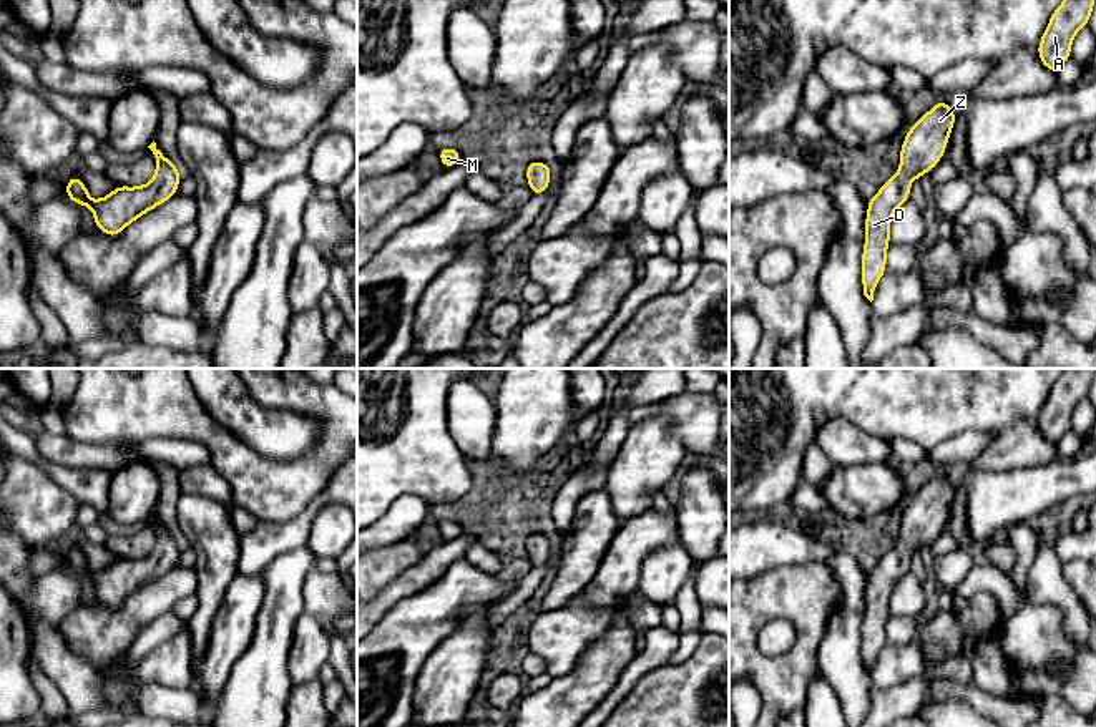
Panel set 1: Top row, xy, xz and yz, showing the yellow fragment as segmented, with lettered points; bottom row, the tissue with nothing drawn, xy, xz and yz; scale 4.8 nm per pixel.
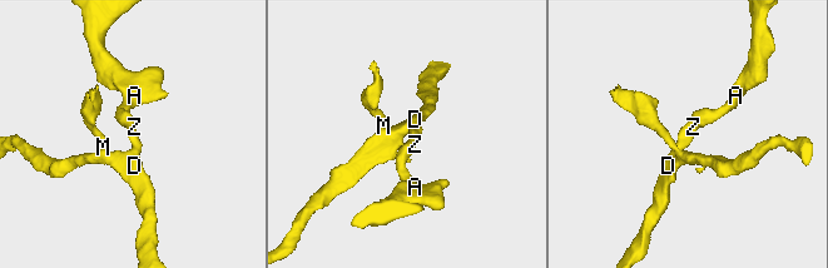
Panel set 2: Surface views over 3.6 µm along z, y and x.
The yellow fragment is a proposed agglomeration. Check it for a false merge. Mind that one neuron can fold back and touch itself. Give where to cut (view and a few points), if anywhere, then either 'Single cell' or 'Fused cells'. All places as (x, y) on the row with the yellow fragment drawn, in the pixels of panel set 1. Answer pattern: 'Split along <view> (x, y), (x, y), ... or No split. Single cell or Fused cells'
No split. Single cell

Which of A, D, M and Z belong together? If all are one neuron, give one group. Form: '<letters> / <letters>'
A D M Z

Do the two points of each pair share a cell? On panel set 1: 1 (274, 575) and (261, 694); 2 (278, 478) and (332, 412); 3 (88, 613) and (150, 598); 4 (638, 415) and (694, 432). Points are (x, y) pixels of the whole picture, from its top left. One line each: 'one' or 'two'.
1: one
2: one
3: one
4: one

